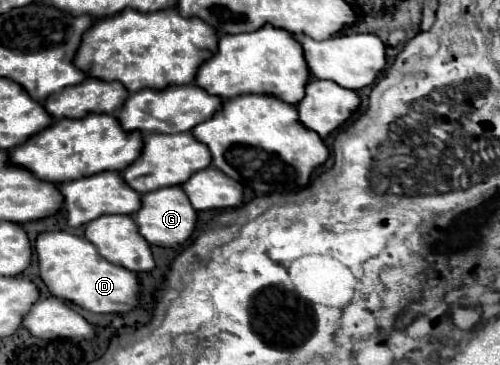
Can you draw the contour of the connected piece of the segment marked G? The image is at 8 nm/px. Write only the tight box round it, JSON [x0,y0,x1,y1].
[132,186,196,246]

